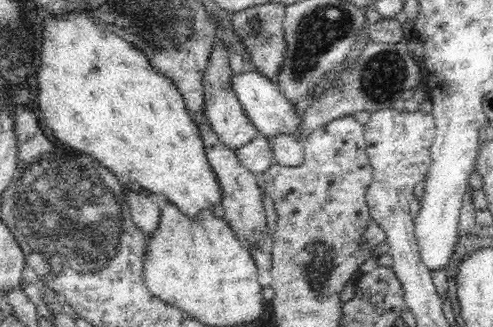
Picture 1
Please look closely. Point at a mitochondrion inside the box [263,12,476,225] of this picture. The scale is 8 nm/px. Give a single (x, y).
(380, 76)

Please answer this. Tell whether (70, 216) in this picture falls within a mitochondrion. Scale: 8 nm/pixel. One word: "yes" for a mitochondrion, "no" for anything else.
yes

